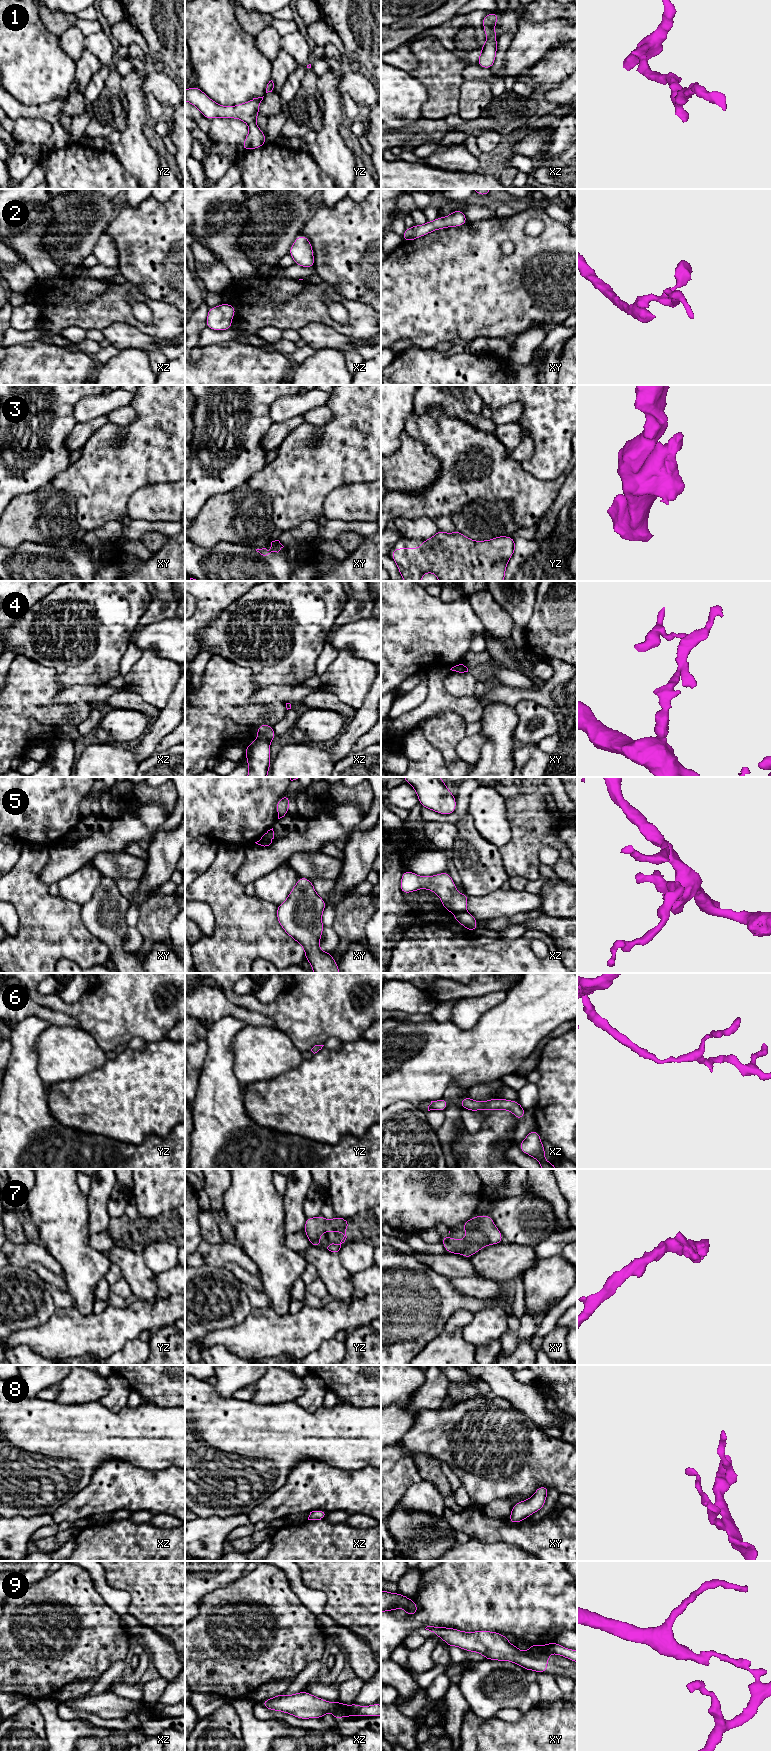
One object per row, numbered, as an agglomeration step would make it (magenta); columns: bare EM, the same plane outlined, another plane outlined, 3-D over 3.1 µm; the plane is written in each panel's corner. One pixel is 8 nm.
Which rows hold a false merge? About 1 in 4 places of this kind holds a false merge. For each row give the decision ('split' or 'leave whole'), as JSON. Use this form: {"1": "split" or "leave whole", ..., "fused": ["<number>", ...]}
{"1": "leave whole", "2": "leave whole", "3": "split", "4": "split", "5": "split", "6": "leave whole", "7": "leave whole", "8": "leave whole", "9": "split", "fused": ["3", "4", "5", "9"]}

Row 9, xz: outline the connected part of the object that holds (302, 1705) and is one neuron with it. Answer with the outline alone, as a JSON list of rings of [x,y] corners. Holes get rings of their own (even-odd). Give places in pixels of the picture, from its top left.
[[[305,1691],[293,1695],[280,1694],[260,1704],[269,1710],[281,1711],[298,1719],[323,1718],[327,1712],[348,1713],[350,1707],[340,1701],[328,1702]]]

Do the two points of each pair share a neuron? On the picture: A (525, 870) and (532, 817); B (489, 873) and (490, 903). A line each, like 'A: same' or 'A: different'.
A: same
B: different

